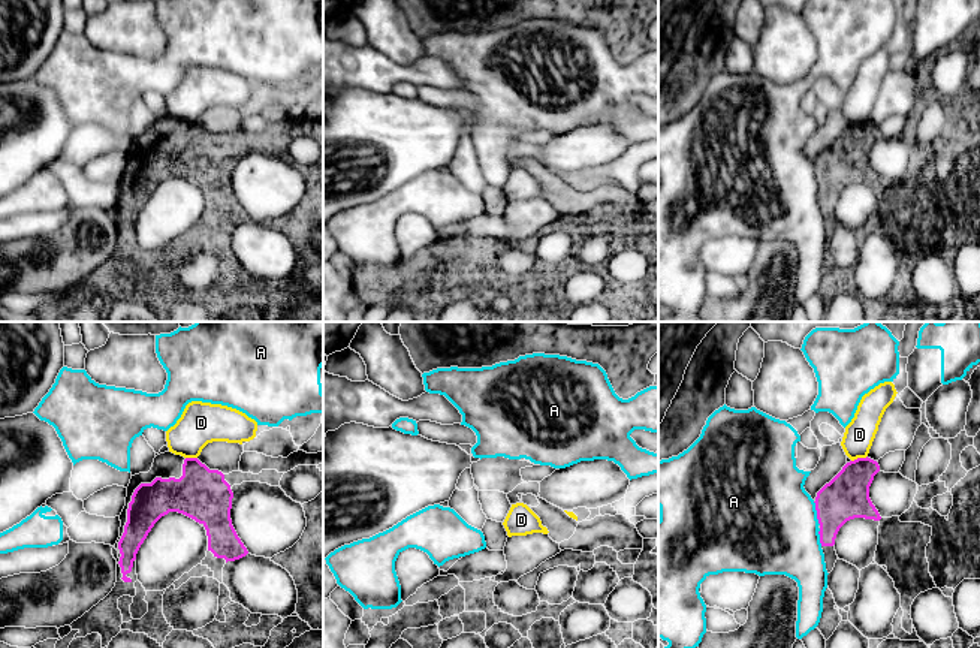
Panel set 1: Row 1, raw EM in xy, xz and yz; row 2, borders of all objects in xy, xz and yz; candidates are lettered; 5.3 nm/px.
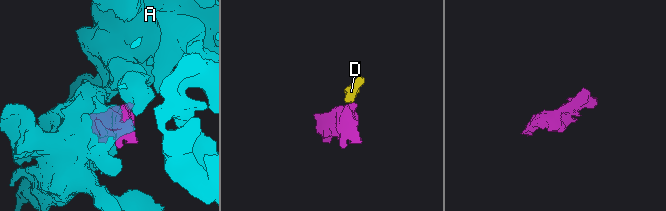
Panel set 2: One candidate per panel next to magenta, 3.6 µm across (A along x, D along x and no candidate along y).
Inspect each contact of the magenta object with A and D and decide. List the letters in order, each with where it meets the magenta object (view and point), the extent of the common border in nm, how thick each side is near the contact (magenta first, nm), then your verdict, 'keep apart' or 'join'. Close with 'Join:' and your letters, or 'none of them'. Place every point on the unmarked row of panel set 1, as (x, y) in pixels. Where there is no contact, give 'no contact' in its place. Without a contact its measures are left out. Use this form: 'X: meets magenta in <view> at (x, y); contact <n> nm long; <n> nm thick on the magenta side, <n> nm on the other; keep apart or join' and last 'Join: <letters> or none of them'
A: meets magenta in yz at (817, 178); contact 130 nm long; 240 nm thick on the magenta side, 480 nm on the other; keep apart
D: meets magenta in yz at (859, 123); contact 90 nm long; 240 nm thick on the magenta side, 160 nm on the other; keep apart
Join: none of them

